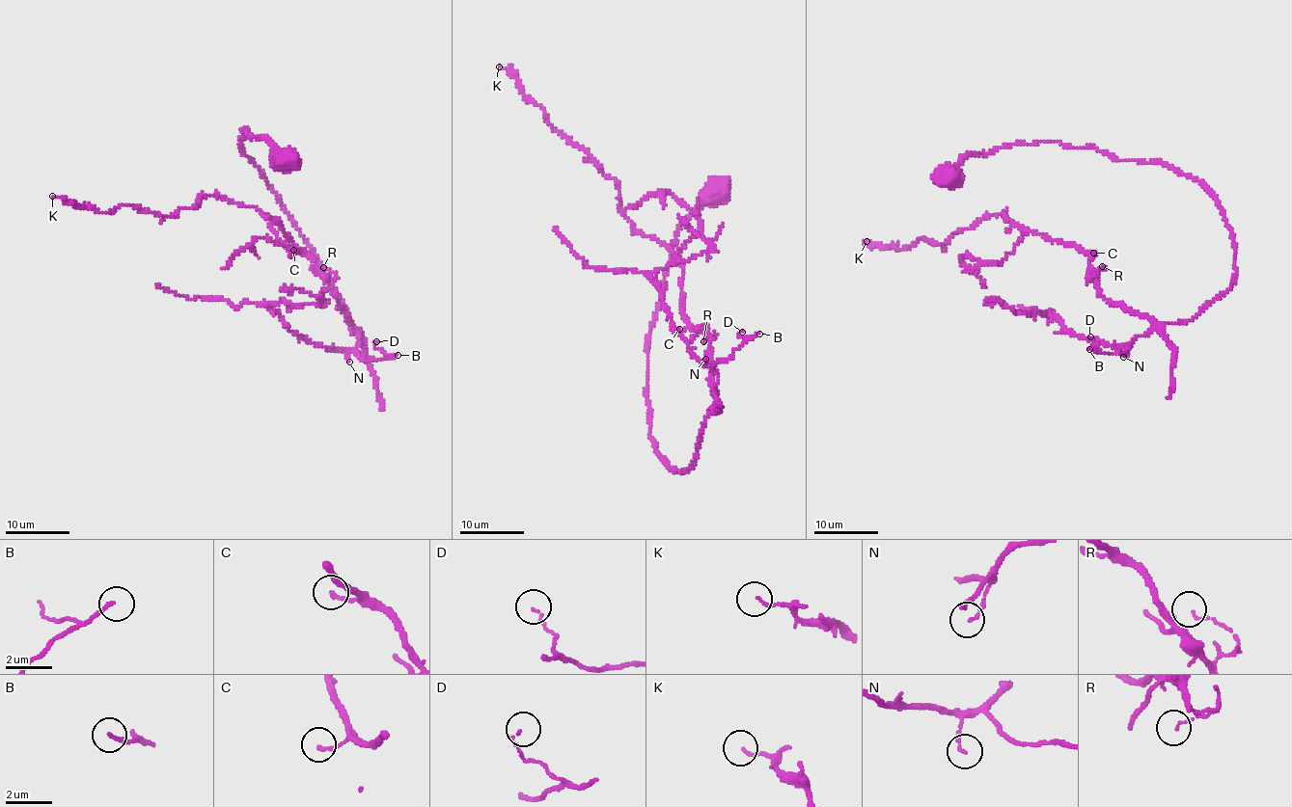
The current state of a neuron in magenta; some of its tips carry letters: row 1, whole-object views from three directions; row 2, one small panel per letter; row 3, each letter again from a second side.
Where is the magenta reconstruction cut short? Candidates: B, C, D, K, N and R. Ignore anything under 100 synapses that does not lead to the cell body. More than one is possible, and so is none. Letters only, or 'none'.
none

